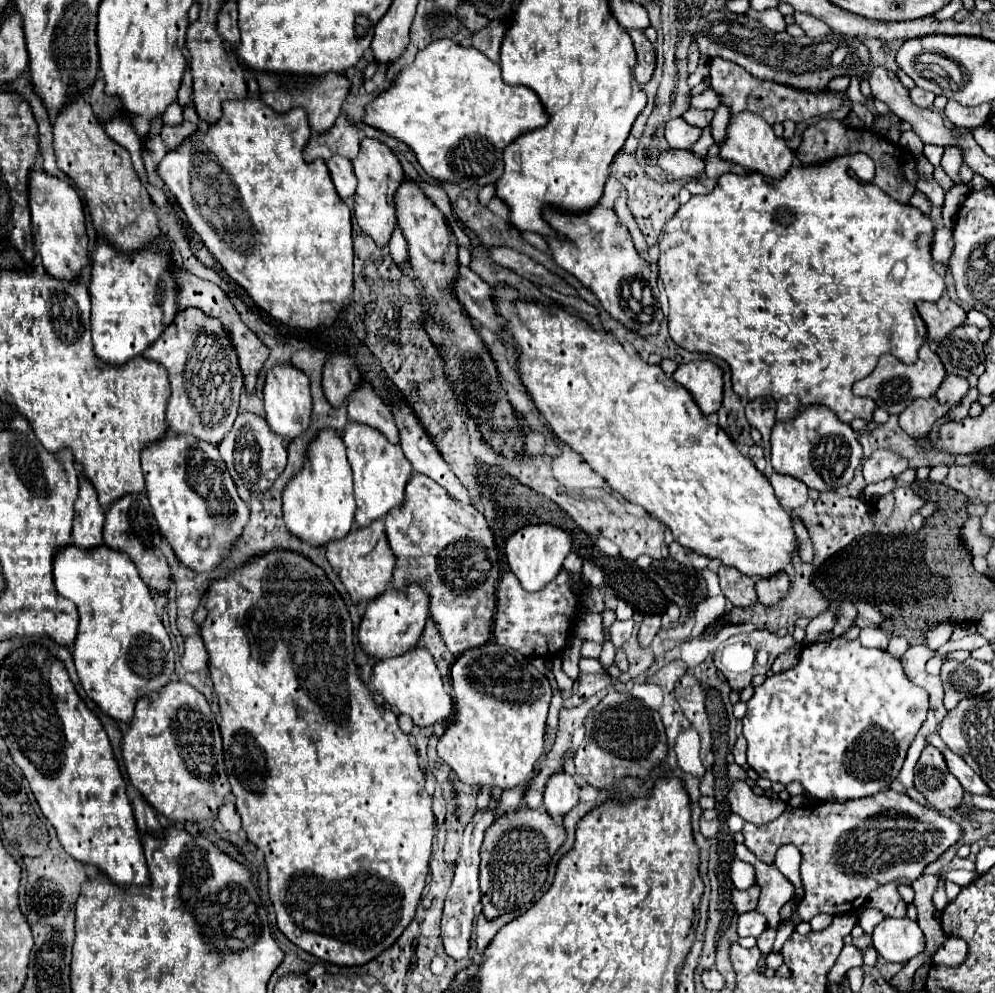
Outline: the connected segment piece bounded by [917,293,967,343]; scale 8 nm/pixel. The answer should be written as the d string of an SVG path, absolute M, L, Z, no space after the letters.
M943 293L941 299L935 303L919 301L917 311L927 325L927 337L935 343L941 343L953 329L963 325L967 317L965 309L951 301L947 293Z

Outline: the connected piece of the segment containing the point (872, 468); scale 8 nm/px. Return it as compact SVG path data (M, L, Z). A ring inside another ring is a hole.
M879 449L863 463L863 477L867 483L879 483L889 477L897 477L907 469L907 459L895 455L893 451Z

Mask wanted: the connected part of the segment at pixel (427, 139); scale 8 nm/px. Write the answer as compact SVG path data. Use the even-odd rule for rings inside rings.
M433 41L429 49L417 53L411 65L401 69L387 91L365 105L363 123L405 143L429 177L469 189L475 185L495 185L503 175L503 149L513 143L517 135L545 125L547 113L535 91L521 85L507 85L501 79L501 67L475 47L461 47L453 41Z

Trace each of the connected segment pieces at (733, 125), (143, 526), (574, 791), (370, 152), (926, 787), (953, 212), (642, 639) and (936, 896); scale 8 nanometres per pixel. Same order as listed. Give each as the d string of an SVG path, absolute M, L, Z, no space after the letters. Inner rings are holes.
M749 111L739 113L737 117L731 119L729 131L727 131L727 141L721 145L719 157L739 163L745 169L749 169L751 173L761 173L771 179L783 179L783 175L793 165L793 153L787 147L785 139L777 137L773 133L773 127L763 117L757 117L755 113L749 113Z
M127 495L119 501L115 501L107 511L107 521L103 527L103 541L109 549L123 551L129 555L129 559L137 565L141 579L147 583L151 593L169 593L171 585L171 567L167 563L167 557L161 553L161 535L157 531L155 517L151 513L151 505L147 501L147 495Z
M557 773L547 781L543 803L553 819L563 819L579 803L579 787L567 773Z
M365 137L361 141L359 155L353 159L353 169L355 169L357 181L359 181L357 193L353 197L355 219L357 219L357 223L365 235L369 235L379 247L385 247L385 245L389 245L391 233L397 227L395 193L401 187L401 183L405 181L403 167L399 163L399 159L395 157L395 153L385 143L379 143L375 139Z
M929 745L923 749L915 765L915 787L937 811L953 811L963 803L963 787L949 773L945 759Z
M967 185L952 187L945 193L945 201L942 208L944 226L952 230L956 223L957 213L970 193Z
M645 615L643 623L641 623L641 629L639 629L639 645L641 647L649 647L653 637L659 633L661 629L662 616L661 615Z
M941 876L938 877L938 881L938 887L936 892L933 894L932 901L936 910L942 911L947 906L949 901L945 893L945 881L941 879Z

